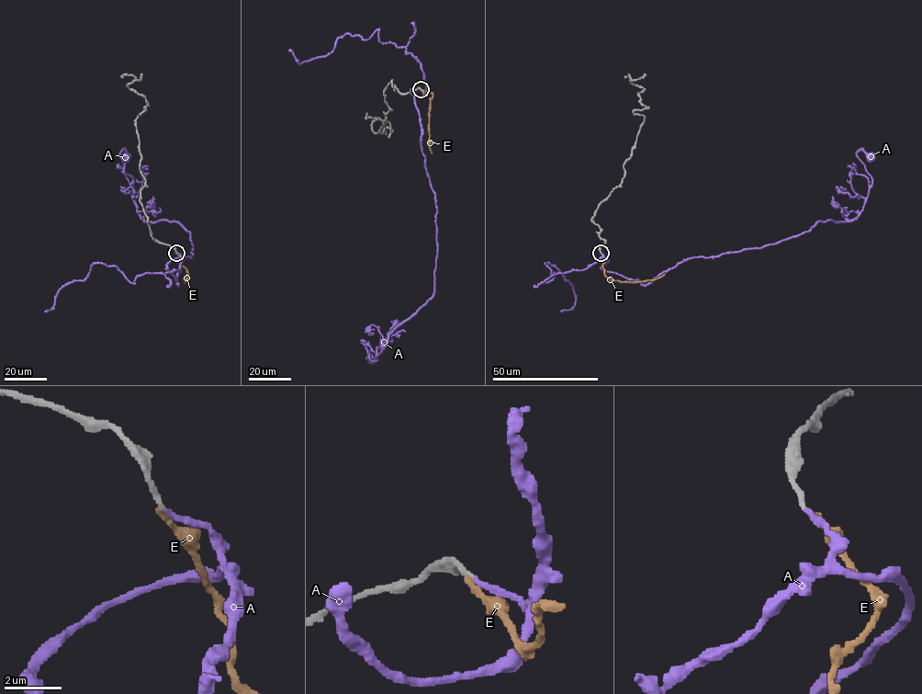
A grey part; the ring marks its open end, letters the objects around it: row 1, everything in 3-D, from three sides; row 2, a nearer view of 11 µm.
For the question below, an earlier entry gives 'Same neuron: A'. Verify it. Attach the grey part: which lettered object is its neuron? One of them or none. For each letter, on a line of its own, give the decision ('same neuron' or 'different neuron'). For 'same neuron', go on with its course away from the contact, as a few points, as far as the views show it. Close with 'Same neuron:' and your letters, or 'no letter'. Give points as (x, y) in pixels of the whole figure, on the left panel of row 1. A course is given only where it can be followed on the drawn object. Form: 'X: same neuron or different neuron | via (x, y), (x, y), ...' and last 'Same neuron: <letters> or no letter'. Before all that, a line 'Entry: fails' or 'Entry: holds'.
Entry: holds
A: same neuron | via (176, 253), (166, 267), (177, 285), (182, 261), (192, 255), (190, 233), (139, 215), (119, 153), (126, 156)
E: different neuron
Same neuron: A

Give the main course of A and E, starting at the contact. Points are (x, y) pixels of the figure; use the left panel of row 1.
A: (176, 253), (166, 267), (177, 285), (182, 261), (192, 255), (190, 233), (139, 215), (119, 153), (126, 156)
E: (176, 253), (188, 277), (185, 282), (187, 274)

